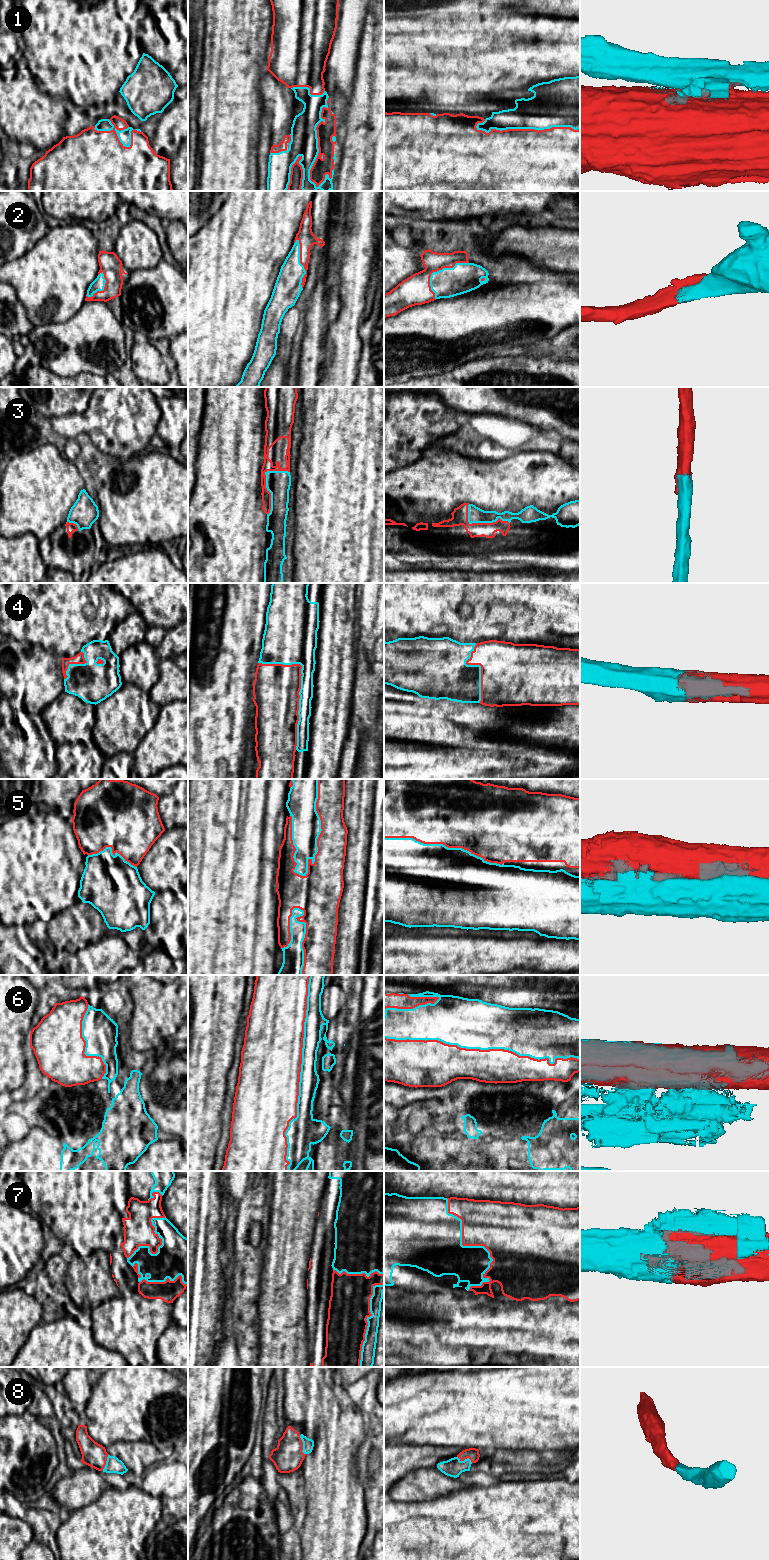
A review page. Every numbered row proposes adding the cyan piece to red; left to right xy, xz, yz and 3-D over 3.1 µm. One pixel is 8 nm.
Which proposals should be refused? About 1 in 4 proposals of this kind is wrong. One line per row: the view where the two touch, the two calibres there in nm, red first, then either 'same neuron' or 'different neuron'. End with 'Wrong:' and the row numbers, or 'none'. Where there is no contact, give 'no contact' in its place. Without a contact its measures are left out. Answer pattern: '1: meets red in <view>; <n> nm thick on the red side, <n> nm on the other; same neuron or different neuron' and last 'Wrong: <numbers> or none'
1: meets red in xz; 140 nm thick on the red side, 220 nm on the other; different neuron
2: meets red in yz; 240 nm thick on the red side, 240 nm on the other; same neuron
3: meets red in xz; 80 nm thick on the red side, 200 nm on the other; same neuron
4: meets red in xz; 380 nm thick on the red side, 160 nm on the other; same neuron
5: meets red in xz; 240 nm thick on the red side, 240 nm on the other; different neuron
6: meets red in yz; 280 nm thick on the red side, 400 nm on the other; same neuron
7: meets red in yz; 420 nm thick on the red side, 300 nm on the other; same neuron
8: meets red in xz; 240 nm thick on the red side, 90 nm on the other; same neuron
Wrong: 1, 5

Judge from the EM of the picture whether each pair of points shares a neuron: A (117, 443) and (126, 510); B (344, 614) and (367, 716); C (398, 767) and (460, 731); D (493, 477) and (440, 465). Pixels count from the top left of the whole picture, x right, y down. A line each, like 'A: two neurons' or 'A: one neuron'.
A: two neurons
B: two neurons
C: two neurons
D: one neuron

